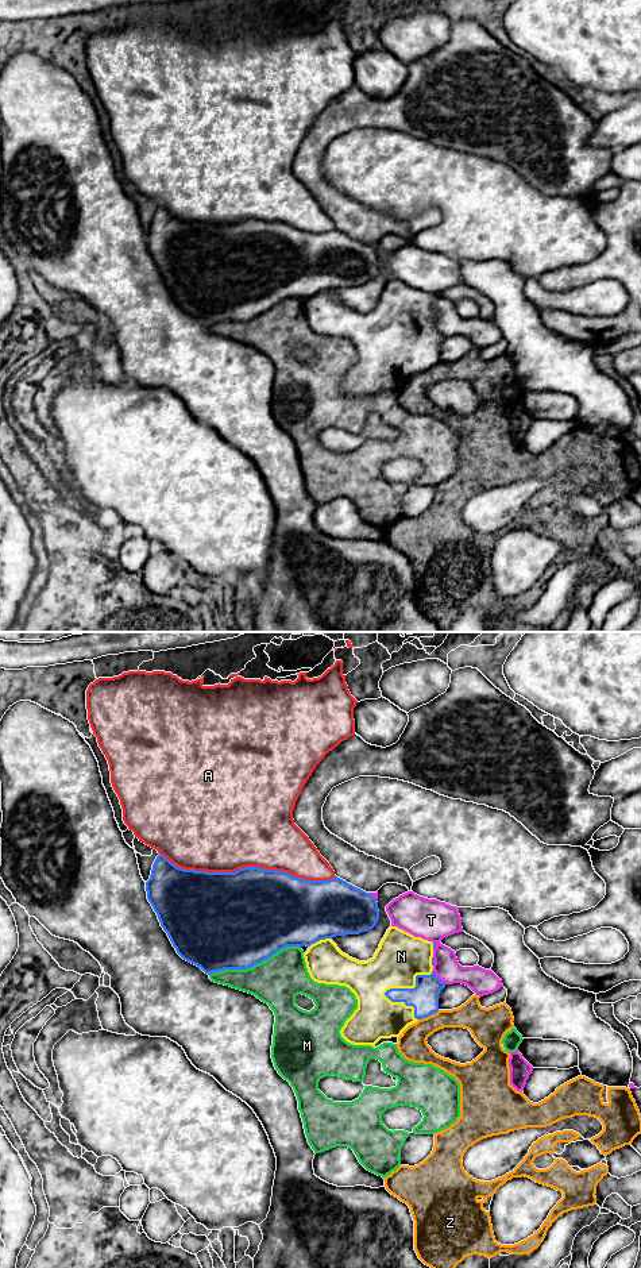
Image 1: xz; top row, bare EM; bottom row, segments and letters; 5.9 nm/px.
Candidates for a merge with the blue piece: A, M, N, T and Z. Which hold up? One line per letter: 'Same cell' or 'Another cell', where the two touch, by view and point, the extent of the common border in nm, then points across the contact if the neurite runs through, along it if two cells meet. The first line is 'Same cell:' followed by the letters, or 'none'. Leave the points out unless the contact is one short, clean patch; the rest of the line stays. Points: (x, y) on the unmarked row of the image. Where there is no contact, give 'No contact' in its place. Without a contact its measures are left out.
Same cell: N
A: Another cell. Touches blue at xz (247, 219). Shared border 1050 nm
M: Another cell. Touches blue at xz (254, 316). Shared border 550 nm
N: Same cell. Touches blue at xz (412, 340). Shared border 320 nm
T: Another cell. Touches blue at xz (437, 330). Shared border 120 nm
Z: Another cell. Touches blue at xz (428, 367). Shared border 140 nm

